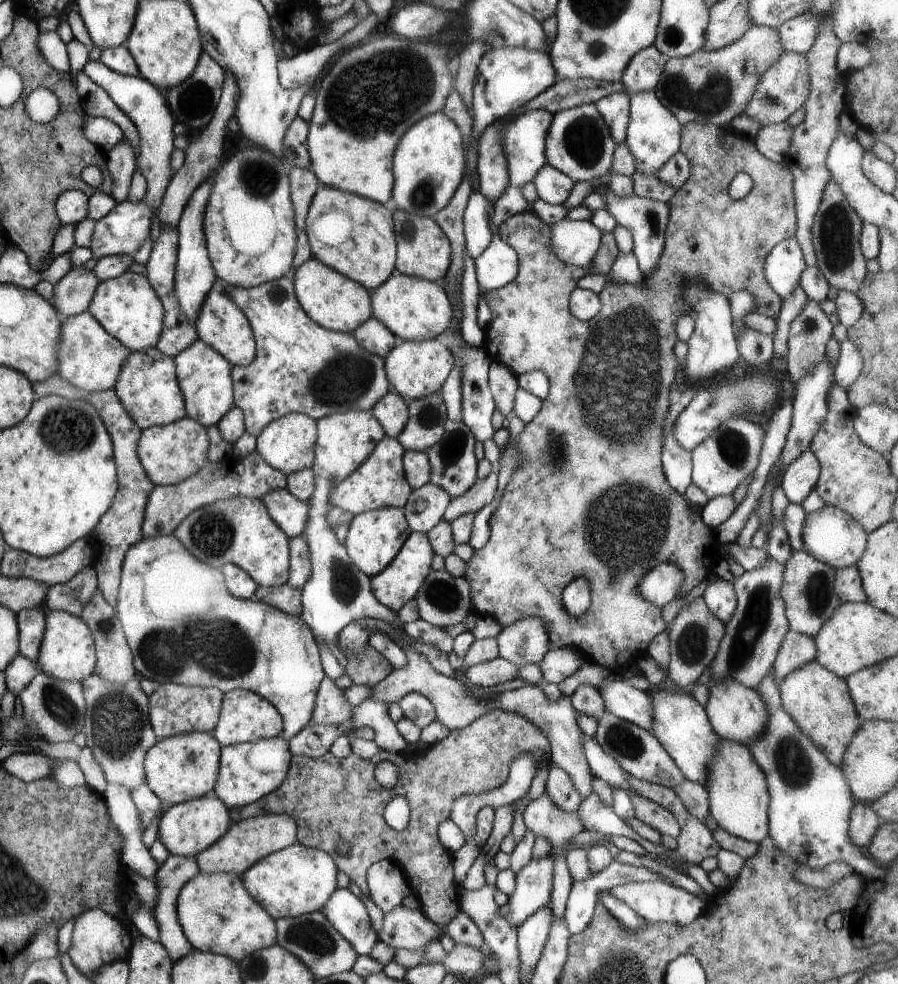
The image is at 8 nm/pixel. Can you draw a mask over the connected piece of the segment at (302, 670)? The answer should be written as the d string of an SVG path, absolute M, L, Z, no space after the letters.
M172 535L152 536L140 539L140 542L132 544L128 548L122 562L122 574L116 602L117 620L121 622L124 634L126 635L128 646L132 650L134 666L138 670L137 674L142 678L154 680L159 684L176 683L186 686L198 687L216 687L223 693L230 692L234 689L244 689L255 692L262 698L269 700L280 712L284 720L284 730L282 738L290 740L295 734L298 734L312 720L312 712L316 704L315 696L319 692L319 686L322 680L326 678L321 662L321 656L317 645L314 632L309 630L308 624L304 622L301 616L286 614L283 610L270 606L265 602L254 601L253 599L239 599L229 593L226 586L225 576L221 569L214 568L199 558L196 558L185 546Z

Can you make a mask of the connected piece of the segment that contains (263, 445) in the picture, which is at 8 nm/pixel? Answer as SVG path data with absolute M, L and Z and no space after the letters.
M291 412L264 426L264 430L257 438L255 450L274 470L289 475L304 468L313 468L316 438L317 420L310 418L307 414Z

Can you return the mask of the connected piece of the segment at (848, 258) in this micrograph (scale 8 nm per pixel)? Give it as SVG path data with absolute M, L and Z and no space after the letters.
M830 177L830 180L826 182L818 212L815 214L812 232L813 245L817 254L817 267L822 270L822 274L834 289L856 294L860 290L866 274L868 274L867 258L861 247L863 226L862 218L848 204L842 188Z

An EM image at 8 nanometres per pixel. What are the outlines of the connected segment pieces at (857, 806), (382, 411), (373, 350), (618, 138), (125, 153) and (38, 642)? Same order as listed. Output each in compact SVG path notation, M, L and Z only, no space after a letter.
M855 802L848 820L848 838L854 846L866 850L880 825L881 819L870 804Z
M392 388L388 394L384 394L376 404L372 405L371 411L374 418L380 422L380 426L384 428L385 436L390 438L396 438L404 430L410 418L408 402Z
M370 317L368 322L358 326L353 332L354 338L360 343L364 350L370 354L380 356L382 360L388 356L388 352L403 340L400 336L392 334L380 320Z
M615 92L595 102L595 106L608 124L615 144L624 141L629 123L629 93Z
M124 139L120 140L112 150L105 153L110 176L114 180L112 198L116 202L124 202L128 198L128 190L130 190L136 170L136 150L130 146L130 142L126 142Z
M41 607L20 610L20 654L37 663L44 638L47 610Z

